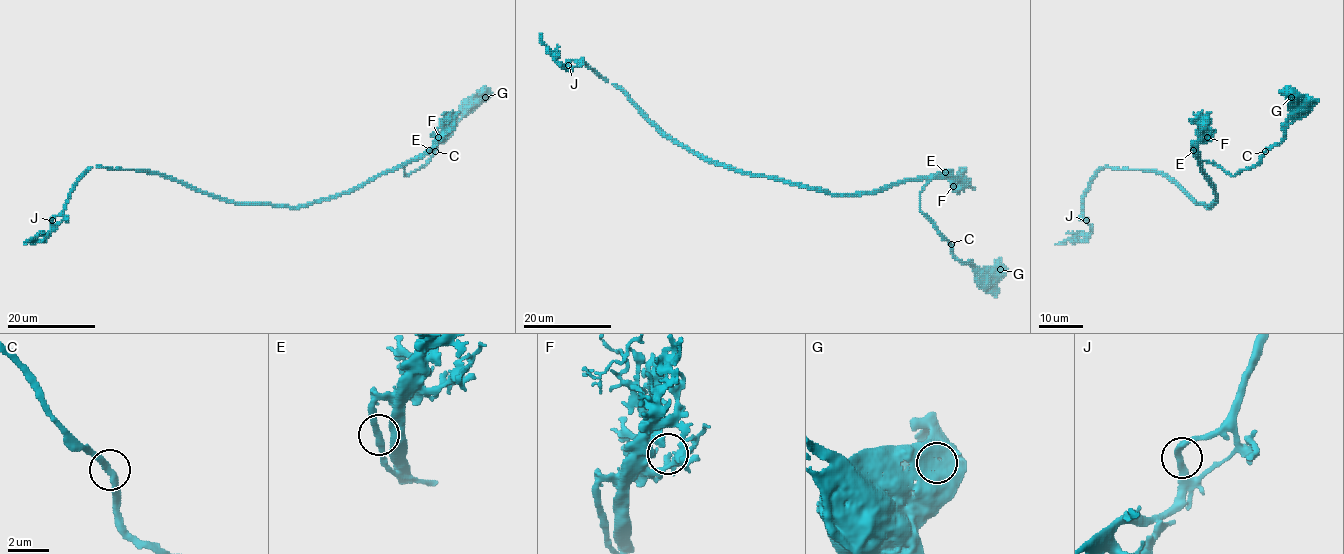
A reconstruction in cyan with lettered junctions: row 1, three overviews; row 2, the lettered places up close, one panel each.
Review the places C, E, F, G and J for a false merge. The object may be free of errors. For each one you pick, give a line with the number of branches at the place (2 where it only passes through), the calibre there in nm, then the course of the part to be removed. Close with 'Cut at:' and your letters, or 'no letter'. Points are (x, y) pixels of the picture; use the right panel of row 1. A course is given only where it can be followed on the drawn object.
Cut at: no letter

